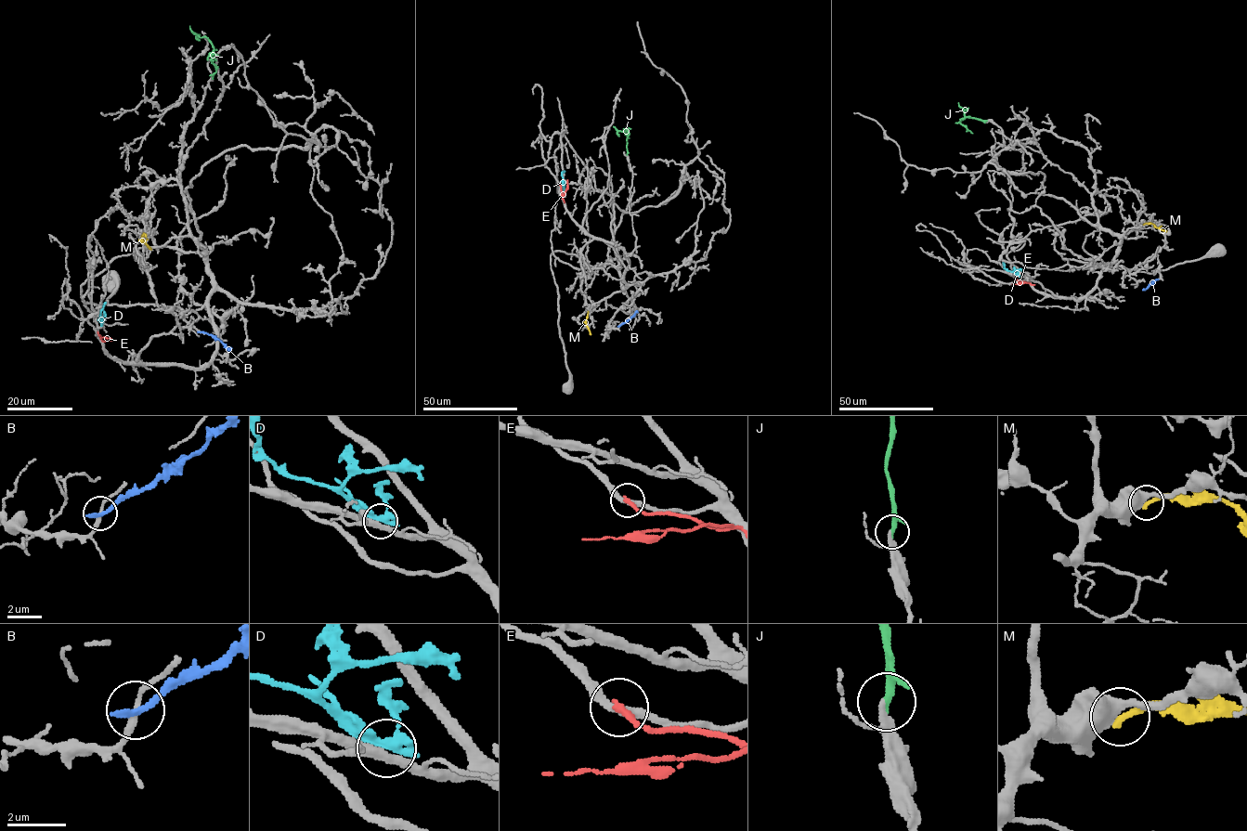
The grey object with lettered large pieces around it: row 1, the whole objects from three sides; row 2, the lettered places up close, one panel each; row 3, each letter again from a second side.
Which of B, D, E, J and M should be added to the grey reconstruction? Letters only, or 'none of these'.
J

